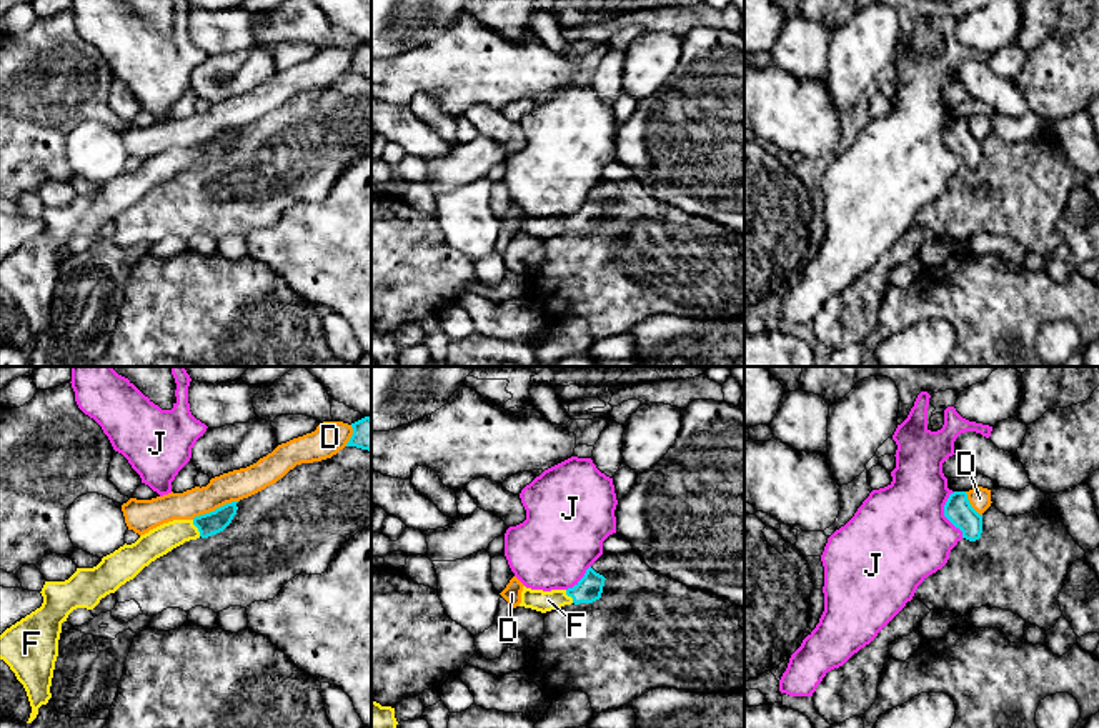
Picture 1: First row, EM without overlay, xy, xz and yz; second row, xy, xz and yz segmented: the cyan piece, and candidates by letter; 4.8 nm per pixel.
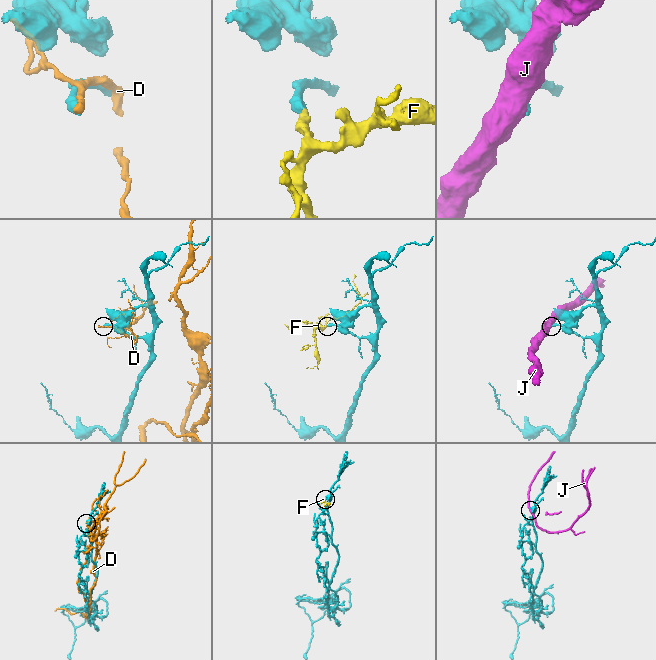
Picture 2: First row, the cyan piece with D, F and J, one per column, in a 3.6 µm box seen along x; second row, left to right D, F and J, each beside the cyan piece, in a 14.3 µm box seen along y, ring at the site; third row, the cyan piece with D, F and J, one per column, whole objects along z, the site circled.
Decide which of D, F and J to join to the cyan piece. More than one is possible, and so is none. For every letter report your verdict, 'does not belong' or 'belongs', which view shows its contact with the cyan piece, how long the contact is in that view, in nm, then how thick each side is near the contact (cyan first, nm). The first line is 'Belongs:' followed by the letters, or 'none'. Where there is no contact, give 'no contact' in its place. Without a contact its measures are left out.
Belongs: F
D: does not belong; meets cyan in xy; contact 240 nm long; 110 nm thick on the cyan side, 150 nm on the other
F: belongs; meets cyan in xy; contact 90 nm long; 110 nm thick on the cyan side, 140 nm on the other
J: does not belong; meets cyan in yz; contact 240 nm long; 140 nm thick on the cyan side, 480 nm on the other

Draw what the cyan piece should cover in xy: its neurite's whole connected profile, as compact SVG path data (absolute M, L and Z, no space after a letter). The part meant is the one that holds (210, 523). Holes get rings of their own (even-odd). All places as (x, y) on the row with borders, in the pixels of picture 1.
M238 501L193 520L173 520L142 535L102 558L93 568L77 568L65 581L45 581L40 608L0 635L3 660L23 685L32 723L42 705L52 698L50 686L58 656L62 623L77 608L93 610L102 598L133 580L145 566L185 541L208 538L223 531L236 515Z

